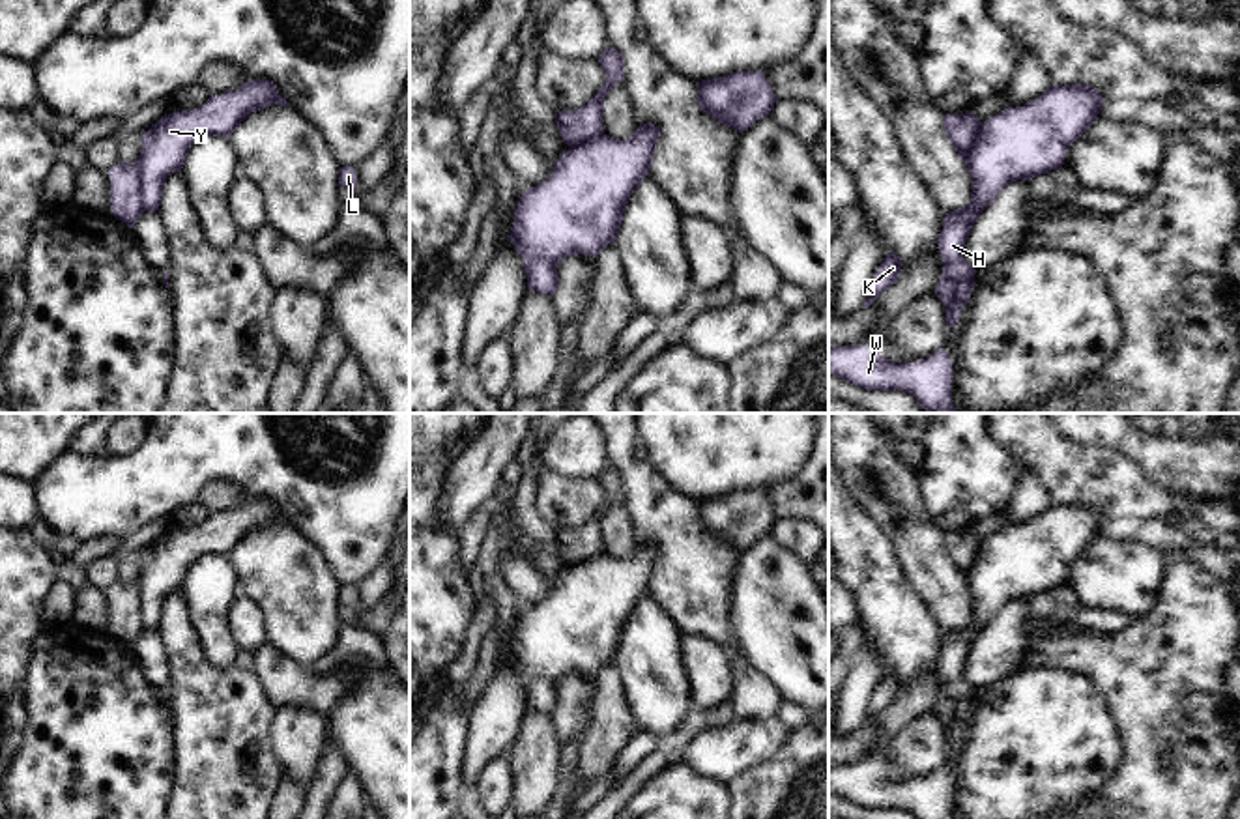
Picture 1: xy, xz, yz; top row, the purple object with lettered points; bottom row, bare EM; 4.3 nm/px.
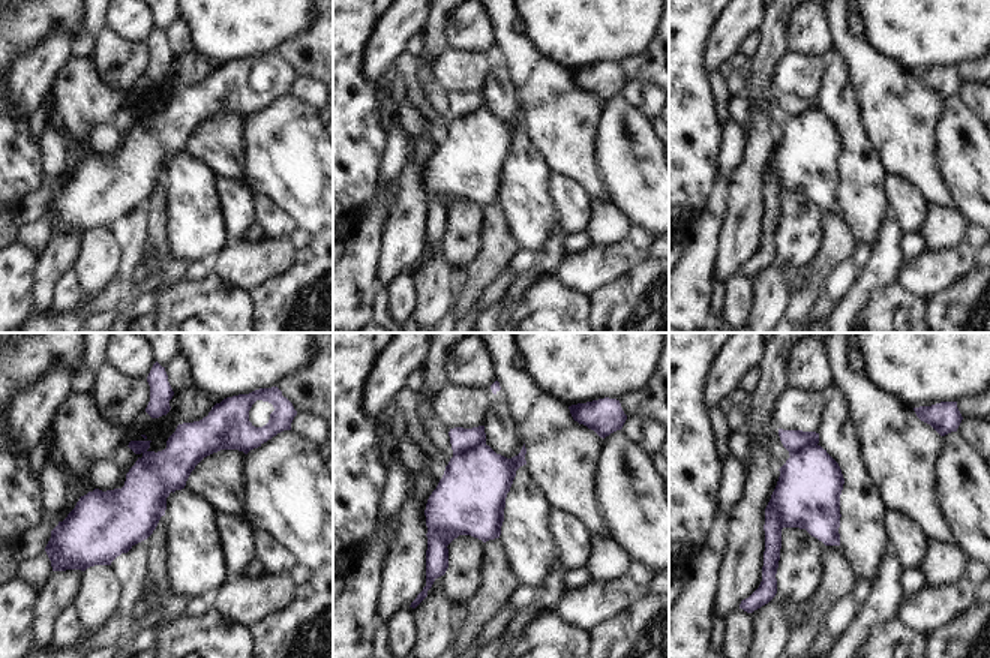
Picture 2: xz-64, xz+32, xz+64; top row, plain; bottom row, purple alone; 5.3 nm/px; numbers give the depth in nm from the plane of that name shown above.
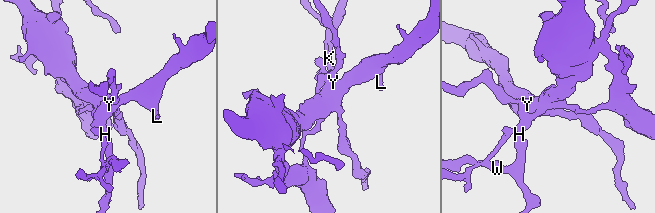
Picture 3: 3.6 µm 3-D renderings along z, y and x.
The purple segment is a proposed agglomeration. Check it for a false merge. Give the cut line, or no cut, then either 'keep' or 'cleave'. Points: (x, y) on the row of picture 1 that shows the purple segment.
cut in xy along (141, 154), (144, 210); cleave

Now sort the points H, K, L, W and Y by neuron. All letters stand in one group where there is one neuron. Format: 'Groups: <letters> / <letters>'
Groups: H L W Y / K.

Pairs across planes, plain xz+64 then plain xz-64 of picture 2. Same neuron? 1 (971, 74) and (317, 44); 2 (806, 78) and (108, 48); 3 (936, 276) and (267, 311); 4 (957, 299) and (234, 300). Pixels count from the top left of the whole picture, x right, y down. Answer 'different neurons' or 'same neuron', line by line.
1: same neuron
2: same neuron
3: different neurons
4: different neurons

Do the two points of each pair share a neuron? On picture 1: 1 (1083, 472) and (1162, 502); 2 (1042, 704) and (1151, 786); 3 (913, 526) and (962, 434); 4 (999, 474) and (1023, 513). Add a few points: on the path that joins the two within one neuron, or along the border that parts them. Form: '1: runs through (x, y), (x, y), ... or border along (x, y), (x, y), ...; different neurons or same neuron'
1: runs through (1102, 479), (1143, 498); same neuron
2: border along (1115, 720), (1124, 760), (1119, 776), (1095, 799); different neurons
3: border along (915, 472), (928, 515), (947, 531); different neurons
4: border along (1022, 475), (1003, 513); different neurons

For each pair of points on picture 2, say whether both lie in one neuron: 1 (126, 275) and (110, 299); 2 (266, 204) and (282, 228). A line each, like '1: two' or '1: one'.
1: two
2: one

